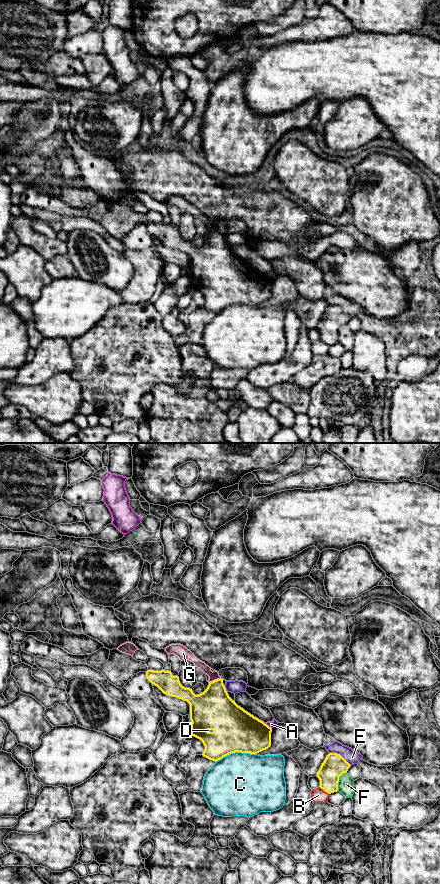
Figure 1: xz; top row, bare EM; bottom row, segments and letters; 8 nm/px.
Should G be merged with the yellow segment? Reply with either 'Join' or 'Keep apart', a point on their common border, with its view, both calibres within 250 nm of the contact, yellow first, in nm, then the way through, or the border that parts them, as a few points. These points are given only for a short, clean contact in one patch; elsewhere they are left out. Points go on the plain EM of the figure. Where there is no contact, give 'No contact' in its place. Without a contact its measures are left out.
Keep apart. Touches yellow at xz (214, 232). Thickness 320 nm (yellow) against 70 nm. Boundary: xz (220, 230), (209, 234)

